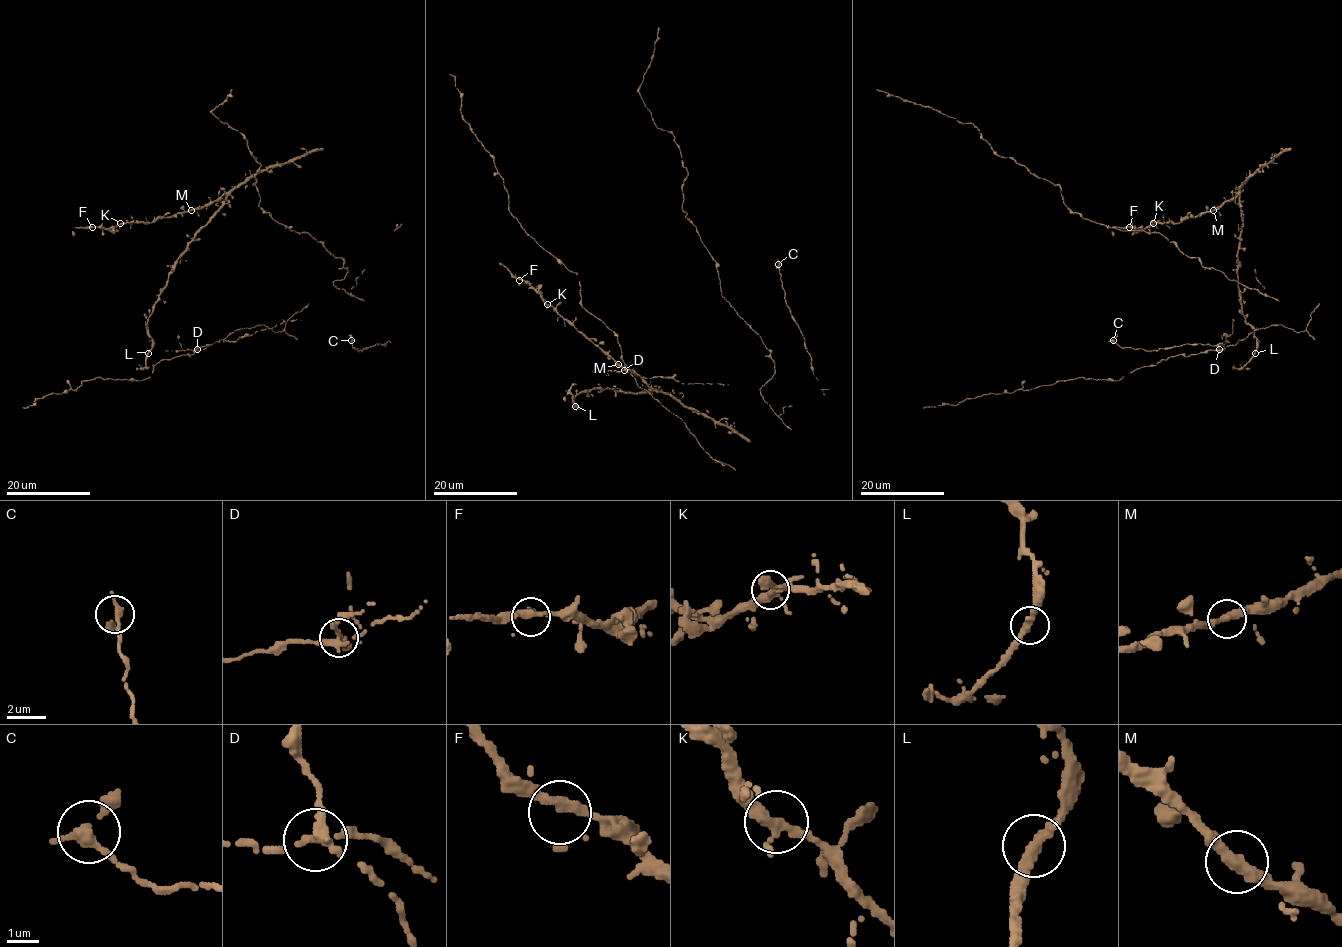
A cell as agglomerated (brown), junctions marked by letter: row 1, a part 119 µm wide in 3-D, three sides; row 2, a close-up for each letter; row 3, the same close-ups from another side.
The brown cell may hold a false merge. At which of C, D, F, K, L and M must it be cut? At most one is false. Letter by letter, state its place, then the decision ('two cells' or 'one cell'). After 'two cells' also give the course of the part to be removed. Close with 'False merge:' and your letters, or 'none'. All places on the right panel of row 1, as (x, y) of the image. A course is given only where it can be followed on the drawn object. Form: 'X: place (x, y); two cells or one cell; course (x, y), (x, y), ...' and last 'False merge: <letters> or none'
C: place (1113, 340); one cell
D: place (1219, 349); two cells; course (1219, 349), (1218, 346), (1227, 341), (1233, 329), (1234, 320)
F: place (1129, 227); one cell
K: place (1153, 223); one cell
L: place (1255, 353); one cell
M: place (1213, 210); one cell
False merge: D

